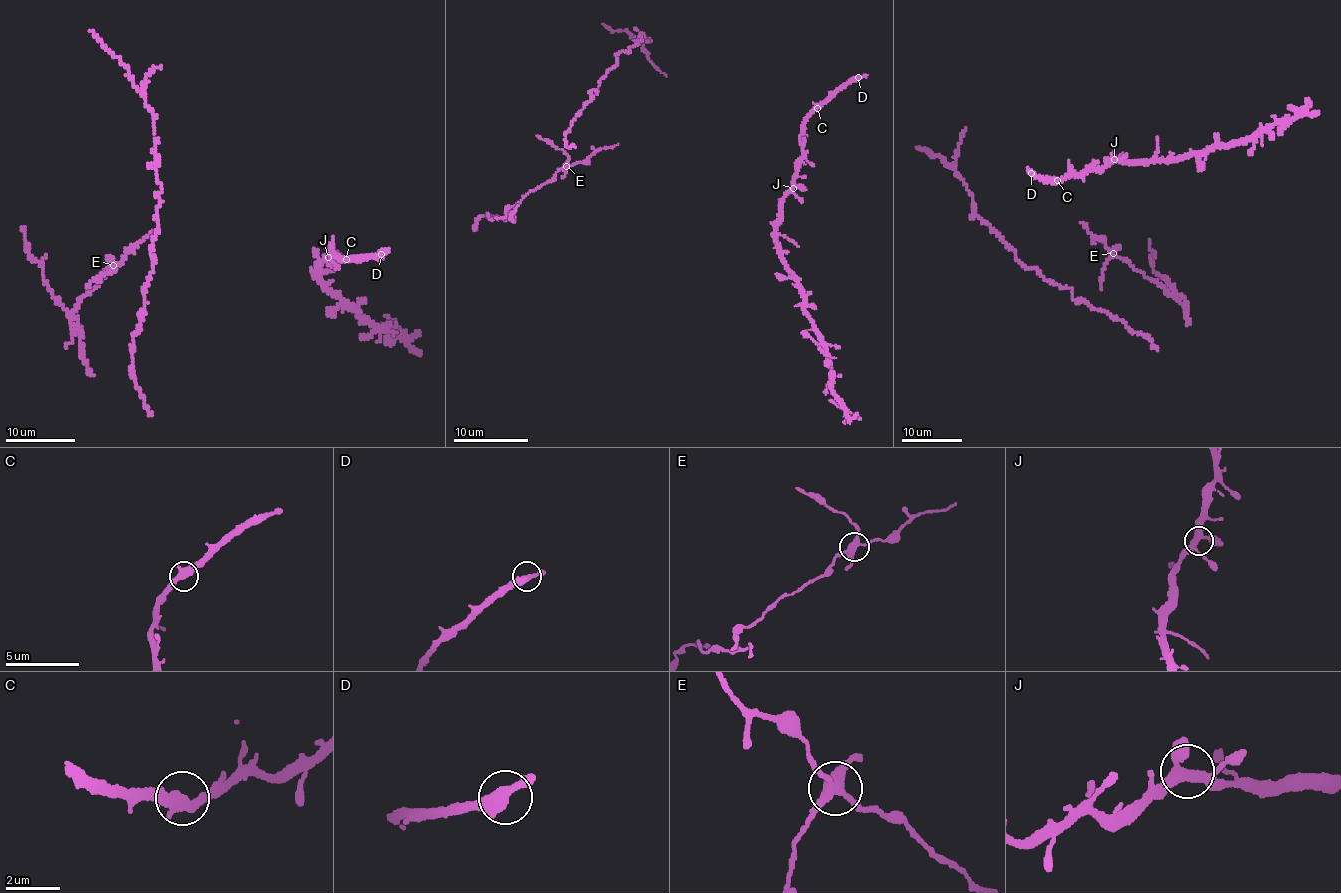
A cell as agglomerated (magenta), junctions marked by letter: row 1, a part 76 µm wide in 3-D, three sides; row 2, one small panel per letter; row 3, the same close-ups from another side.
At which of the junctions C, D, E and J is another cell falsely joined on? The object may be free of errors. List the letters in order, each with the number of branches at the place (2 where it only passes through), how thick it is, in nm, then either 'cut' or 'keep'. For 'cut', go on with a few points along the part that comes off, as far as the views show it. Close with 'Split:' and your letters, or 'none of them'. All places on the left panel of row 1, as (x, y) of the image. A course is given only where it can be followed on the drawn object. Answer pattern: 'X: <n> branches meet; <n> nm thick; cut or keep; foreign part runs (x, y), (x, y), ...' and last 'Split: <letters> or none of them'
C: 2 branches meet; 400 nm thick; keep
D: 2 branches meet; 400 nm thick; keep
E: 4 branches meet; 360 nm thick; cut; foreign part runs (114, 265), (115, 269), (87, 286)
J: 4 branches meet; 360 nm thick; keep
Split: E

